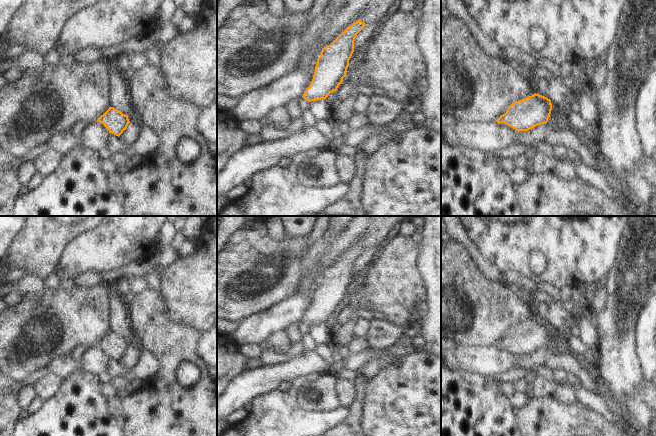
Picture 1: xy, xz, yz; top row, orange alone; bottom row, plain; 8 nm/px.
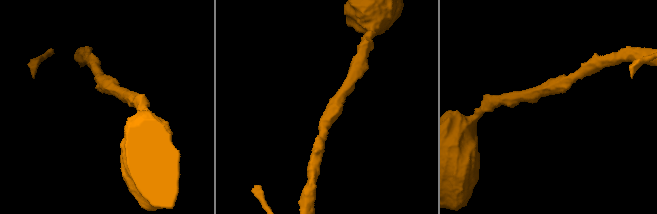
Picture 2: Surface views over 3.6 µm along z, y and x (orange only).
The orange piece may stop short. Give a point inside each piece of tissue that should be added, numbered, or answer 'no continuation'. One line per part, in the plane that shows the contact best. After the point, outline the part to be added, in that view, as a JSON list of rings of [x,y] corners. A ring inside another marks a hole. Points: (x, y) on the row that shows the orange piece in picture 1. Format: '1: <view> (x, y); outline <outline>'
no continuation

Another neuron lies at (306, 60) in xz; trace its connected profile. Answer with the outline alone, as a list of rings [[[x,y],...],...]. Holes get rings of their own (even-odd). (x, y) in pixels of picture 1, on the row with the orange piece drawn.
[[[304,52],[299,59],[299,67],[304,67],[306,72],[314,73],[316,64],[316,58],[307,52]]]

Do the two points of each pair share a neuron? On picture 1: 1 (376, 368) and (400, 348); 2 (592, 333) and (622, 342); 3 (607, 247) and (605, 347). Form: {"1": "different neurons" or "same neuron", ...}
{"1": "same neuron", "2": "different neurons", "3": "different neurons"}

